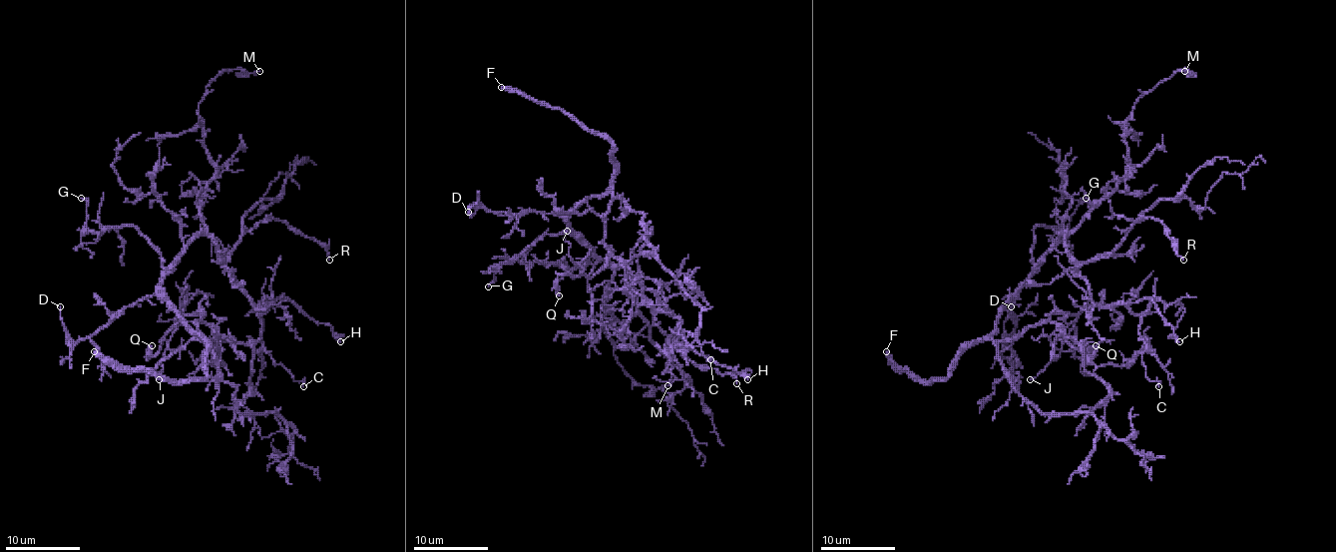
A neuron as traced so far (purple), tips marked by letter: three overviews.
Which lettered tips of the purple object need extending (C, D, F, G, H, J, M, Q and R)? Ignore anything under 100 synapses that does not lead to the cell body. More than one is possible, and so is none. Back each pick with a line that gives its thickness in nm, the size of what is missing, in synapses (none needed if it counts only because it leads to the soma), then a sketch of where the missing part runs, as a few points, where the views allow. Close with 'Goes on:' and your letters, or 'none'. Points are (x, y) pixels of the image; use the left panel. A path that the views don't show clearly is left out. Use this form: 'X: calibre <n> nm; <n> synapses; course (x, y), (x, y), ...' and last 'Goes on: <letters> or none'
F: calibre 420 nm; 170 synapses; course (94, 351), (75, 351), (62, 336), (57, 302), (38, 260), (13, 236), (8, 240)
Goes on: F

